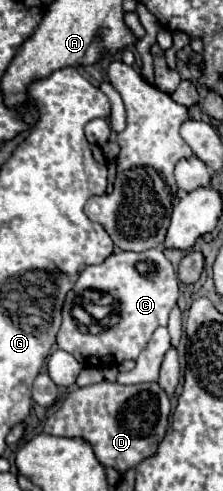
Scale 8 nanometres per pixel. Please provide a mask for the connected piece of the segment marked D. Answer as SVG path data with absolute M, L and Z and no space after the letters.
M101 381L89 387L77 387L69 391L61 407L53 415L47 417L43 431L49 435L59 435L59 437L83 437L85 441L91 443L103 467L113 467L123 475L125 471L135 469L143 459L153 457L157 453L157 445L163 441L169 427L169 409L171 409L169 397L157 383L119 385L119 383Z

